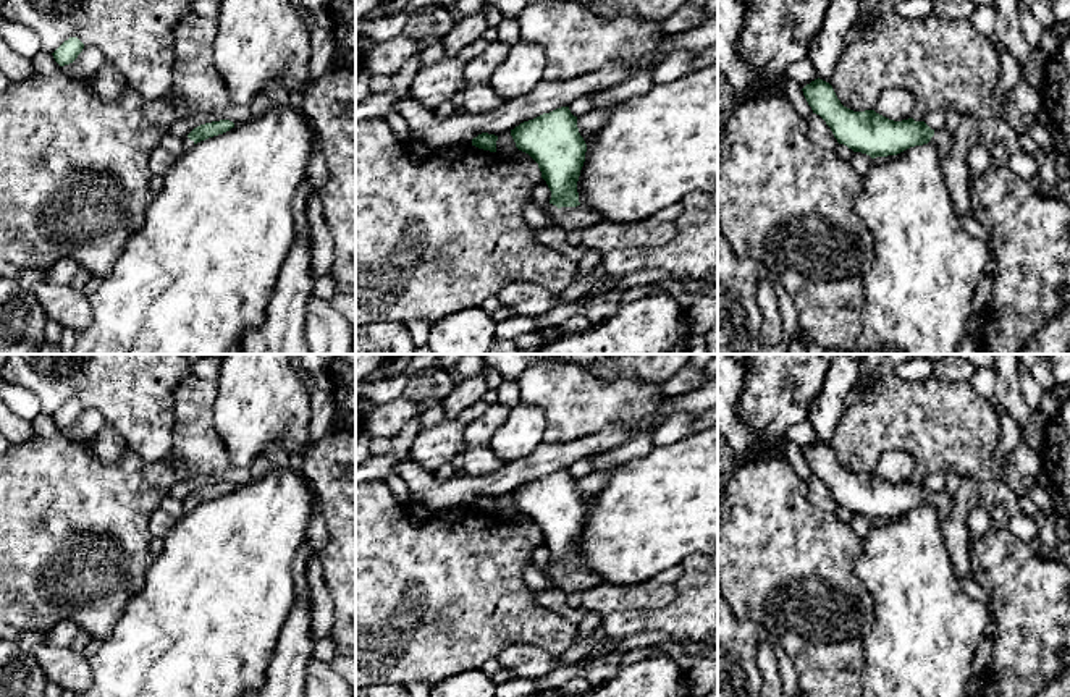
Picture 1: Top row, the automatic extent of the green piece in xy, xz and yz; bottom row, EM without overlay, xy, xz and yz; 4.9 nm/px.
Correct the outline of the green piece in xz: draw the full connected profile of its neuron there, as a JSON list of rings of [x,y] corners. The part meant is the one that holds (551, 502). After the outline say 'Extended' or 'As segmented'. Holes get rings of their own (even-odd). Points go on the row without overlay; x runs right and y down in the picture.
[[[569,469],[524,484],[511,492],[511,498],[516,509],[538,526],[551,553],[546,576],[559,590],[583,592],[601,582],[598,574],[579,564],[577,543],[587,506]]]. Extended

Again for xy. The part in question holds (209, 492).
[[[220,482],[200,487],[194,490],[186,501],[183,501],[186,514],[191,513],[197,505],[205,503],[209,500],[223,496],[234,490],[234,485],[230,482]]]. Extended

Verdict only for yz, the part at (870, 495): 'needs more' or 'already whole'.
needs more

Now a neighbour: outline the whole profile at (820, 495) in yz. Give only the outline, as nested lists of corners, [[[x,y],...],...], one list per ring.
[[[811,475],[807,480],[807,488],[808,488],[808,500],[816,509],[836,513],[839,505],[834,500],[831,490],[826,487],[826,484],[819,477]]]

